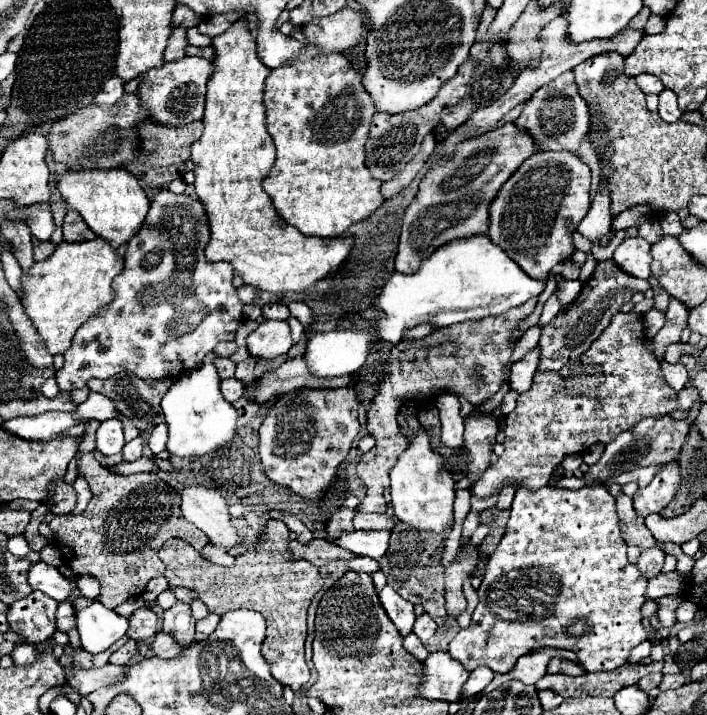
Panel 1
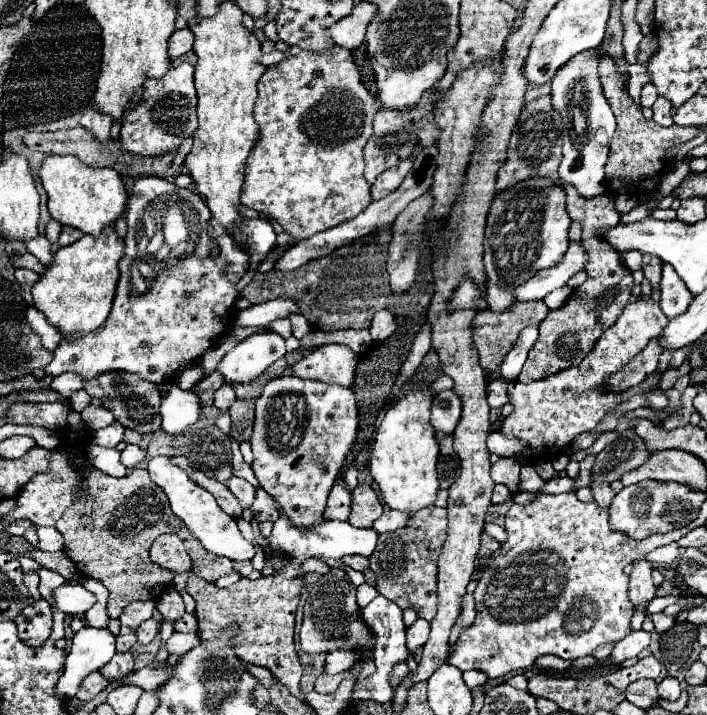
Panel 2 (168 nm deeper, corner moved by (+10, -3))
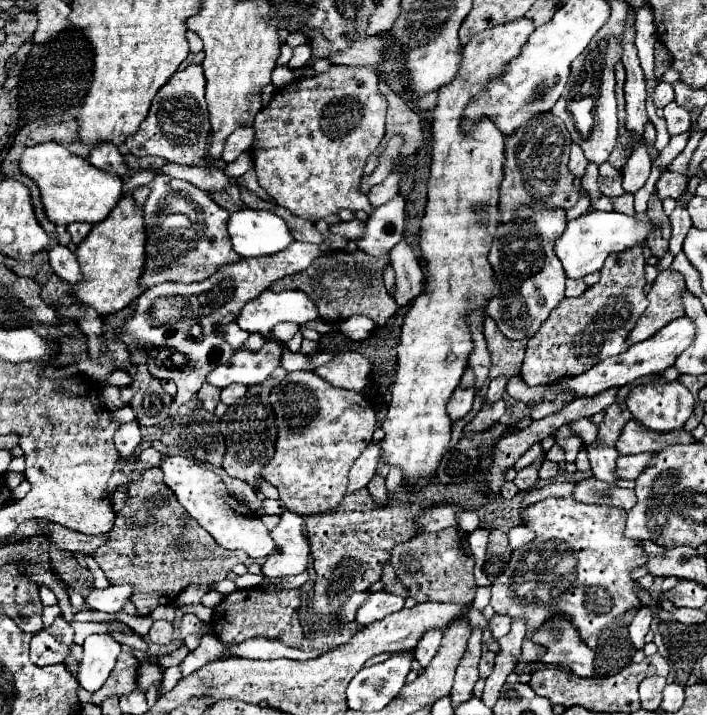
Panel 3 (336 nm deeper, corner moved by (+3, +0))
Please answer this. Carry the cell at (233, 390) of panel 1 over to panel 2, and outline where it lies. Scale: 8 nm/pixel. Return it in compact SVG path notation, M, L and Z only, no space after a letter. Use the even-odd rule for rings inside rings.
M222 385L216 393L214 393L214 407L218 409L230 409L230 405L236 401L236 393L230 385Z

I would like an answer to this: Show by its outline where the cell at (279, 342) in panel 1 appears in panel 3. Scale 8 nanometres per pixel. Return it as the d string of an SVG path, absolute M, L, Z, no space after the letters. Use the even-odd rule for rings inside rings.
M265 342L259 352L249 352L245 348L237 350L225 366L217 366L207 378L211 386L225 388L235 382L239 384L261 384L281 362L281 346L275 342Z

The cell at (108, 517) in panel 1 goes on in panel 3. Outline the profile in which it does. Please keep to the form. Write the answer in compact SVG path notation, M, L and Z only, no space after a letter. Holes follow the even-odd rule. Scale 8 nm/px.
M149 468L143 478L129 488L129 500L115 516L115 526L109 532L109 542L101 546L95 556L111 584L133 584L135 594L131 602L137 614L147 616L157 606L173 604L175 598L189 584L217 584L235 564L247 562L242 550L221 548L173 498L173 492L163 482L161 468ZM177 538L187 544L187 550L177 550Z

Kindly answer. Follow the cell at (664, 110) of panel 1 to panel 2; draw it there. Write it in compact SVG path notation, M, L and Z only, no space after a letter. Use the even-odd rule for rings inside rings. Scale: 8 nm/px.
M658 97L656 99L656 103L652 105L652 111L654 111L654 121L658 123L658 125L664 125L664 127L668 127L668 125L672 125L674 121L672 121L672 105L670 105L670 101L666 101L664 97Z

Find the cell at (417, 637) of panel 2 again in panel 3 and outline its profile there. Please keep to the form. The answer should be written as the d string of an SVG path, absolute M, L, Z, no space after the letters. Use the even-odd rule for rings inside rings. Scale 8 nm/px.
M429 630L429 632L421 638L421 642L419 642L417 648L415 648L415 658L417 658L417 662L421 664L421 668L427 668L427 664L429 664L429 662L433 660L433 656L437 654L439 646L441 646L441 632L439 632L439 630Z

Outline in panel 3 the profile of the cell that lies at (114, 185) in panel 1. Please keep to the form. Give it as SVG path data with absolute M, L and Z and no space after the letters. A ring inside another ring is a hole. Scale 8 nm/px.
M45 142L25 148L19 162L19 170L35 180L41 192L45 214L53 224L63 226L71 222L97 224L107 218L107 214L115 208L115 204L121 198L121 186L123 186L121 178L93 168L85 158L71 154L65 146L57 142Z

